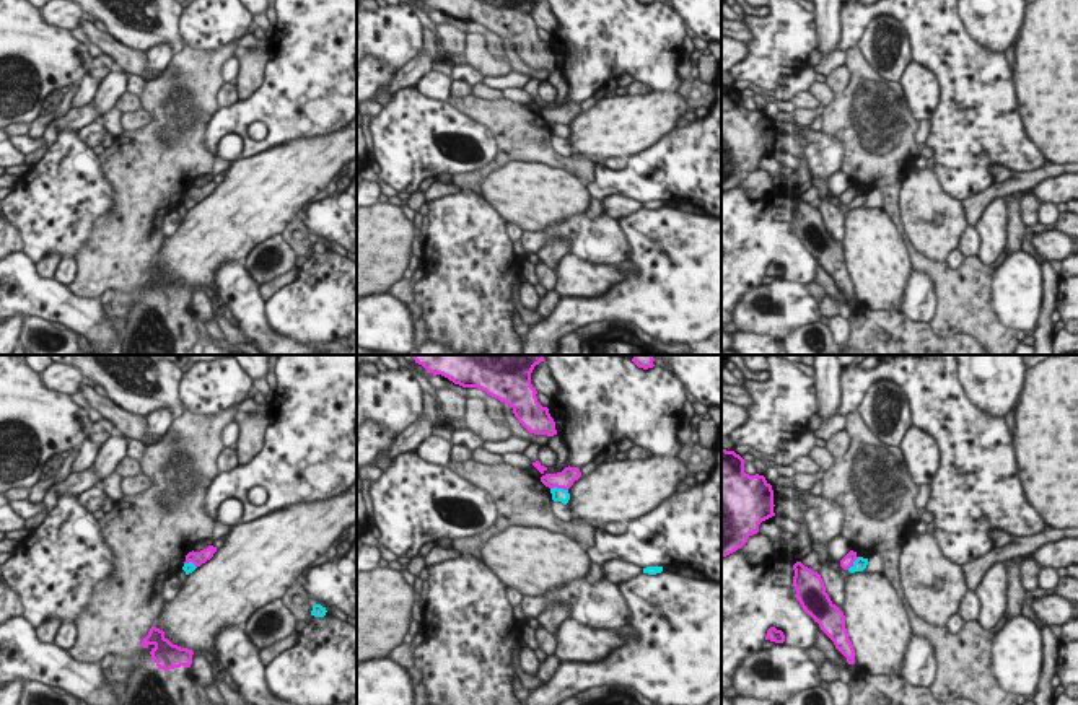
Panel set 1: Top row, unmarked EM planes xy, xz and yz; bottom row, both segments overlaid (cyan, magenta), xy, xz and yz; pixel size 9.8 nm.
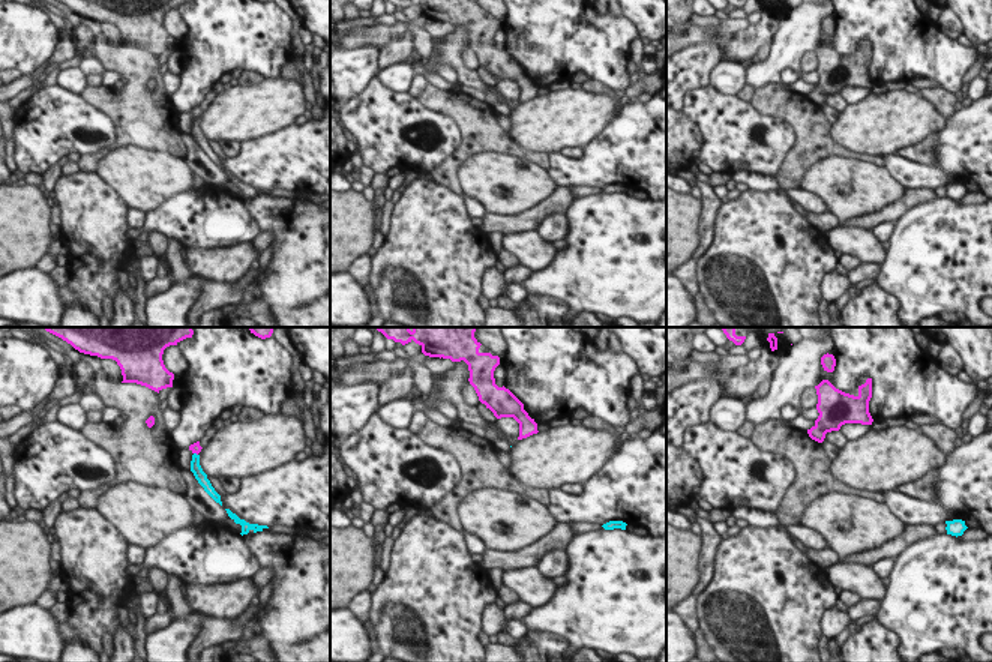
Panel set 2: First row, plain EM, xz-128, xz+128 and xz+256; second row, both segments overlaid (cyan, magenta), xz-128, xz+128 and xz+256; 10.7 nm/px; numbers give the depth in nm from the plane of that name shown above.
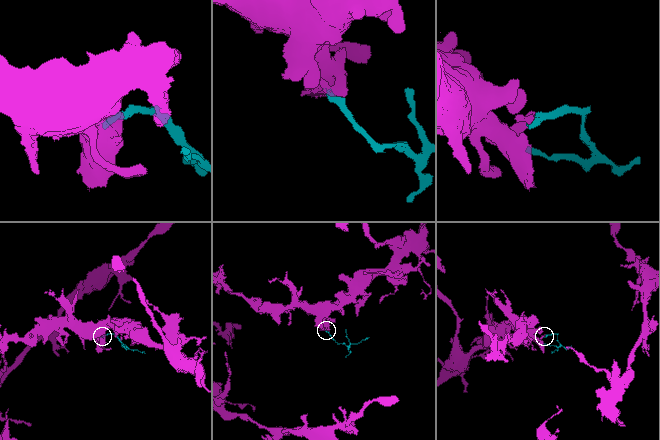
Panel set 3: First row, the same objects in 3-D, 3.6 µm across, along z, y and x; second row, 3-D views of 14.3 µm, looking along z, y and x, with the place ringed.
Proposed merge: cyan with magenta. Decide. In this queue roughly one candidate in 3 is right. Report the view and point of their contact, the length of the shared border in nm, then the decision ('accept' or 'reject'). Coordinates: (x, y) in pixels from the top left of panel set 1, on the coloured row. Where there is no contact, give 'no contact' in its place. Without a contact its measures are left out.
xz (559, 489) | 180 nm | reject

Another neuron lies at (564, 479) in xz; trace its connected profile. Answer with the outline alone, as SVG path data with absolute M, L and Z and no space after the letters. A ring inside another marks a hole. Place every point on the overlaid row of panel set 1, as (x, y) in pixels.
M565 467L562 472L557 474L546 474L541 477L541 482L549 488L563 488L568 490L575 480L581 477L581 472L578 467Z

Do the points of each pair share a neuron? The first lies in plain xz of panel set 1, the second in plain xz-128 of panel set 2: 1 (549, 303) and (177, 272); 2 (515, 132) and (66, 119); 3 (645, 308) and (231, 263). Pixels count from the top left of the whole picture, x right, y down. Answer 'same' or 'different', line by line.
1: different
2: different
3: different

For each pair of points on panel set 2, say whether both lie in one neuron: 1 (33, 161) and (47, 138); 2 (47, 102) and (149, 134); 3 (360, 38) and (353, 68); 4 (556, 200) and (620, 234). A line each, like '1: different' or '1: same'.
1: same
2: different
3: different
4: different

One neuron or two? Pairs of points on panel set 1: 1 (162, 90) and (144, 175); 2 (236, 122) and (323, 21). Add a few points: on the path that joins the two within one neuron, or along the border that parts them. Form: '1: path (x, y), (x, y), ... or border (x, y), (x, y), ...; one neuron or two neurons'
1: path (162, 111), (157, 153); one neuron
2: path (262, 100), (315, 48); one neuron

